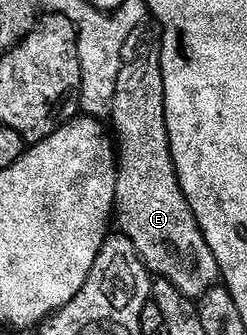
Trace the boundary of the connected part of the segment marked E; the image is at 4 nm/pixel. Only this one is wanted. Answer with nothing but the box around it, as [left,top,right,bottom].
[110,21,222,301]

